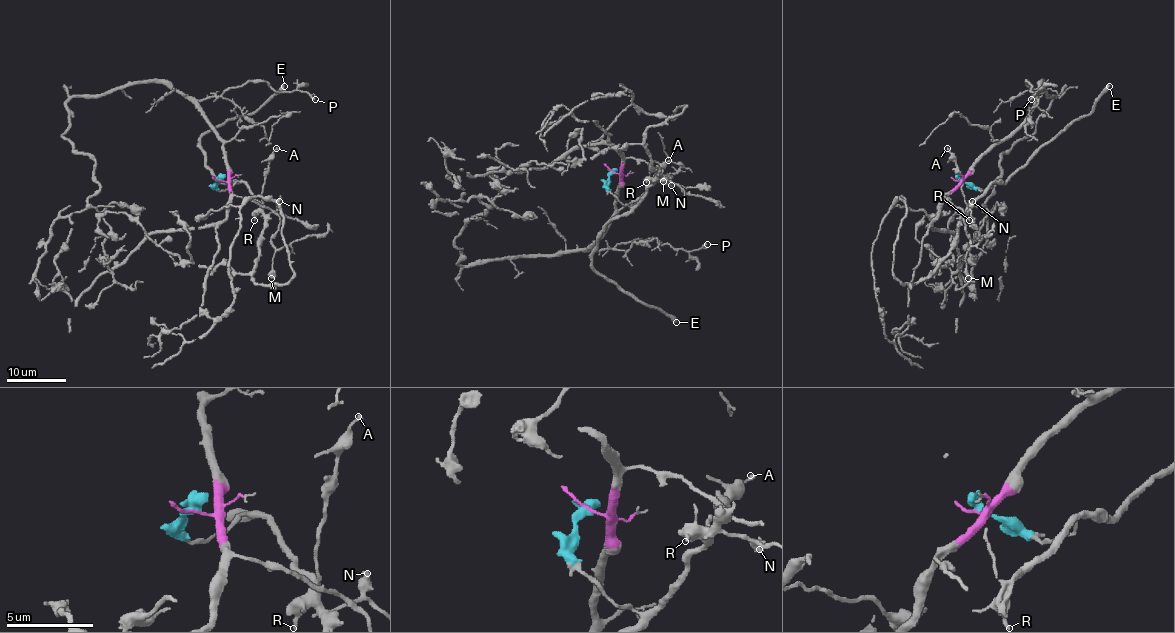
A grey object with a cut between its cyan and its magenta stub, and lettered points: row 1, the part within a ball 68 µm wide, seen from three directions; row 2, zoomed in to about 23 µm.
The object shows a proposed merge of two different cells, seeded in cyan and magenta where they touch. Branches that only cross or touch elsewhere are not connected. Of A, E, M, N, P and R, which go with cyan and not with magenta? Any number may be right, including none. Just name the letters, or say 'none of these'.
A, E, N, R

